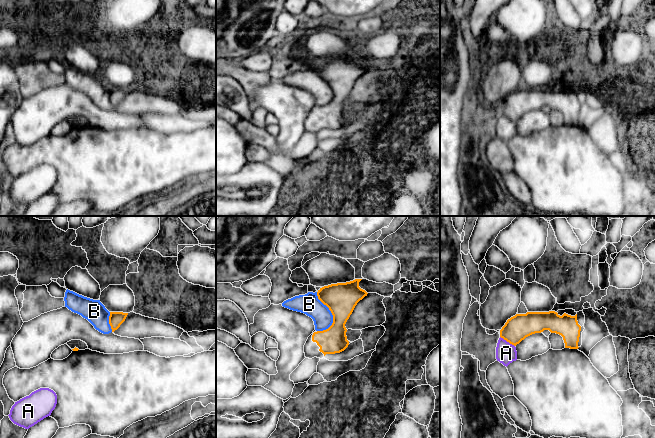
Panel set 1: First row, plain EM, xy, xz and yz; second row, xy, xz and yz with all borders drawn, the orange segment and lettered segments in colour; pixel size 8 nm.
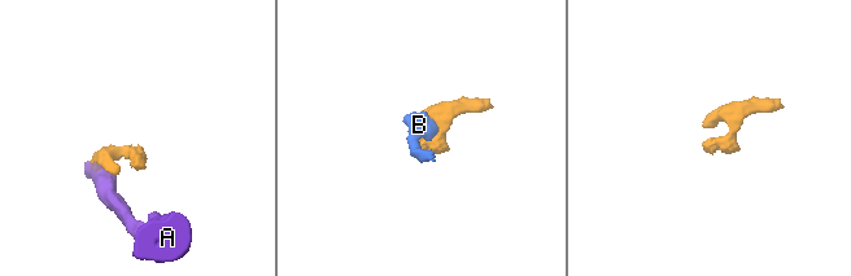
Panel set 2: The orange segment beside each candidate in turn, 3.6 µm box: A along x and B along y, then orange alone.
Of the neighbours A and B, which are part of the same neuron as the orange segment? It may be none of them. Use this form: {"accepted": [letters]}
{"accepted": []}

